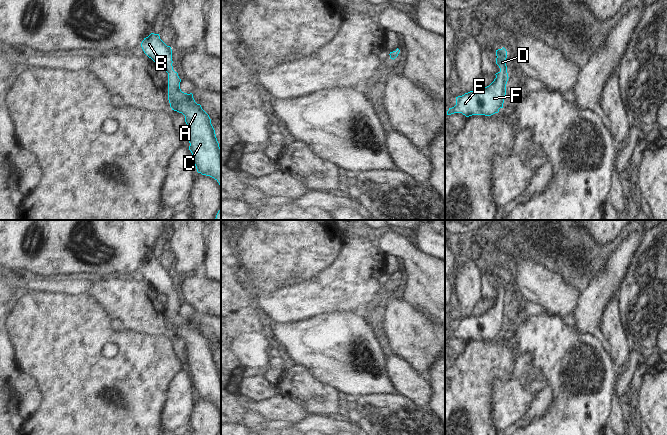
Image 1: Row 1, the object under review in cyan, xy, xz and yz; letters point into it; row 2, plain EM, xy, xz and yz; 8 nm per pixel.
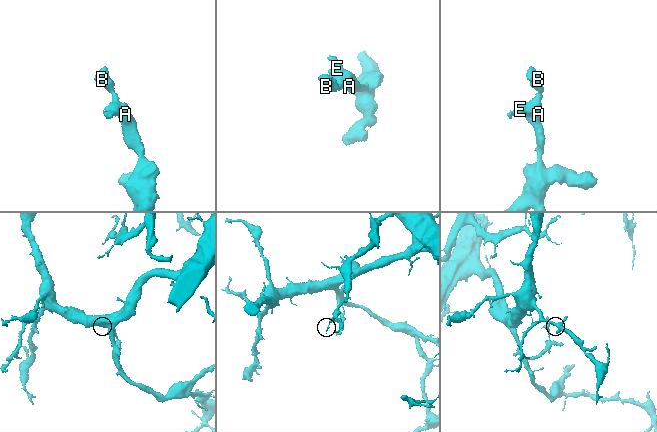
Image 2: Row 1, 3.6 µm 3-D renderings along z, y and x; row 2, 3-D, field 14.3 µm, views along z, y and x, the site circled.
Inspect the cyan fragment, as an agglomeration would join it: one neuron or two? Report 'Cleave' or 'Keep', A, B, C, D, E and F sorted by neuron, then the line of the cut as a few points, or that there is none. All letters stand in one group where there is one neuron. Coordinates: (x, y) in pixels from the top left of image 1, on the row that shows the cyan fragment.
Keep. Groups: A B C D E F. No split.

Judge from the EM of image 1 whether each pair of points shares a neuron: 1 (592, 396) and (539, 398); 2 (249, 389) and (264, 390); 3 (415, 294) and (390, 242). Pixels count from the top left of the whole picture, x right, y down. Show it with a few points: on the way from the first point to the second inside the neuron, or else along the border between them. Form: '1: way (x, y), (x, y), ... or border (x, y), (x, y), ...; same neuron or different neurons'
1: border (549, 384), (554, 399), (548, 408), (539, 415); different neurons
2: way (253, 389), (260, 389); same neuron
3: way (415, 281), (415, 266), (403, 253); same neuron

